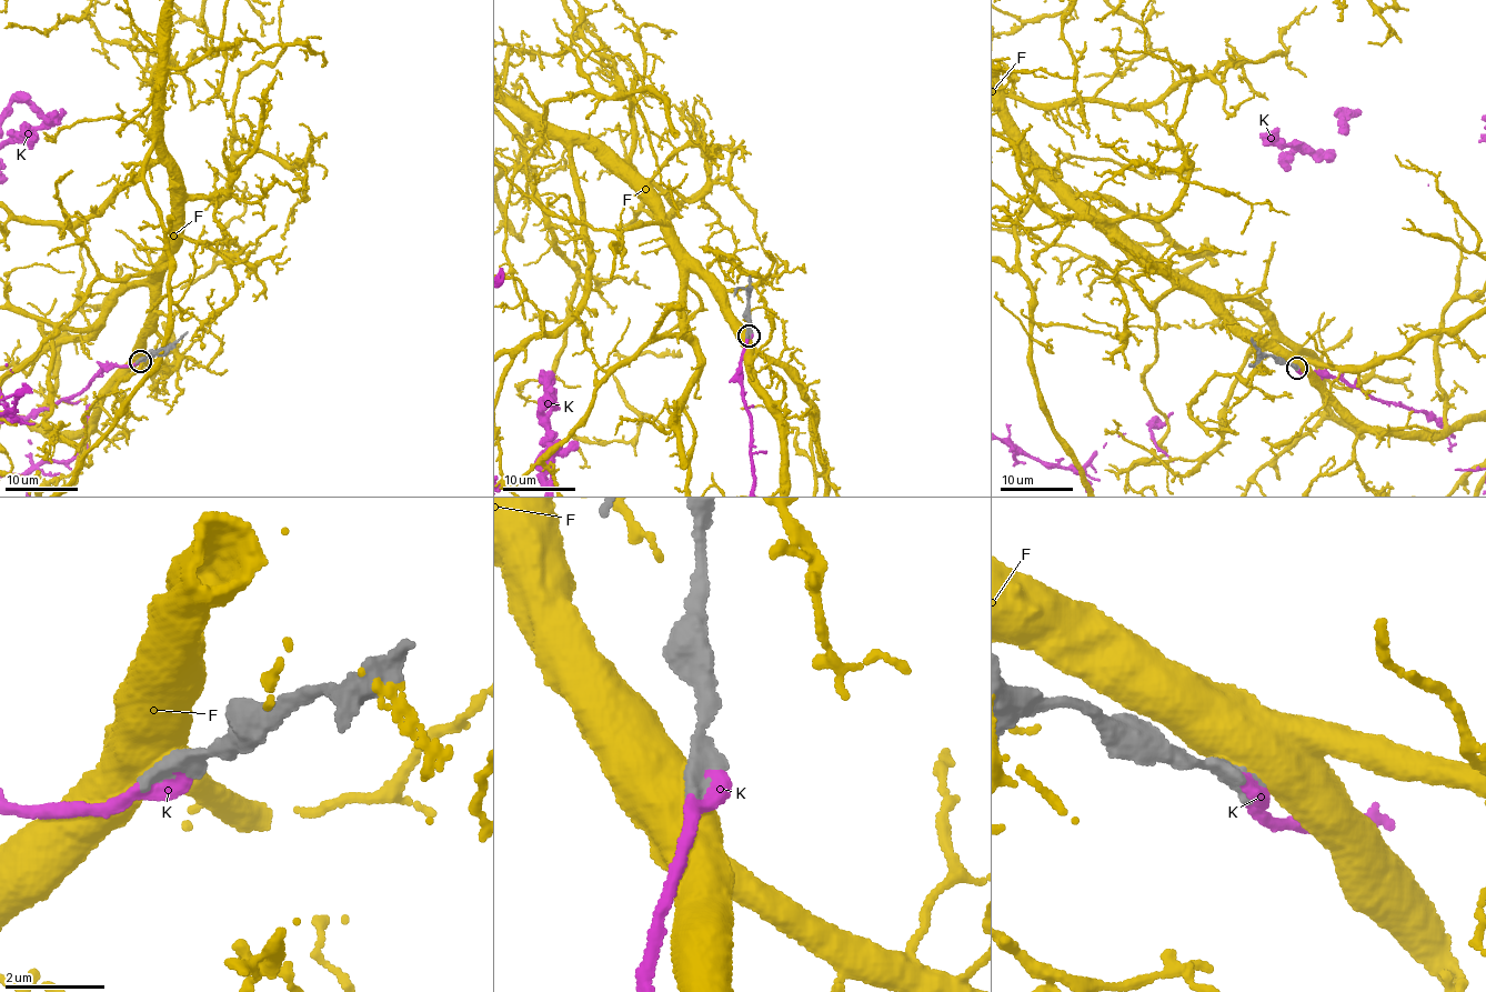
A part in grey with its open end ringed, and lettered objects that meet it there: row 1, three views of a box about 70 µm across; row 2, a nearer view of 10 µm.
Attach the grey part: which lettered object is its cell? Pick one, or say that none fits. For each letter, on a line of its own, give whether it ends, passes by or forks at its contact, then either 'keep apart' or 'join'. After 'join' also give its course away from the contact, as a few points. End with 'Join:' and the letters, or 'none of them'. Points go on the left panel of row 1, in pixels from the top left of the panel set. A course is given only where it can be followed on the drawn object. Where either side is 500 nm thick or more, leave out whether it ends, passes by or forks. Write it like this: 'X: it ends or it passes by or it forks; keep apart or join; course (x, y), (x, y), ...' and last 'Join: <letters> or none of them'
F: keep apart
K: it ends; join
Join: K

